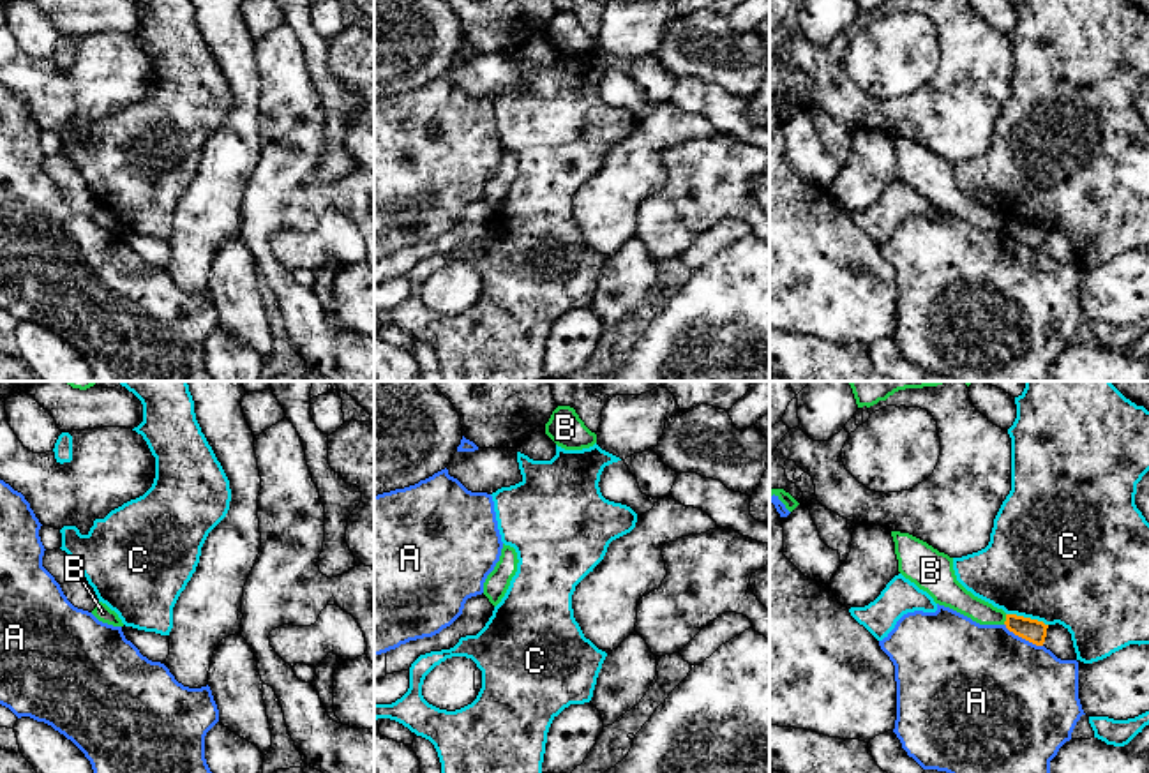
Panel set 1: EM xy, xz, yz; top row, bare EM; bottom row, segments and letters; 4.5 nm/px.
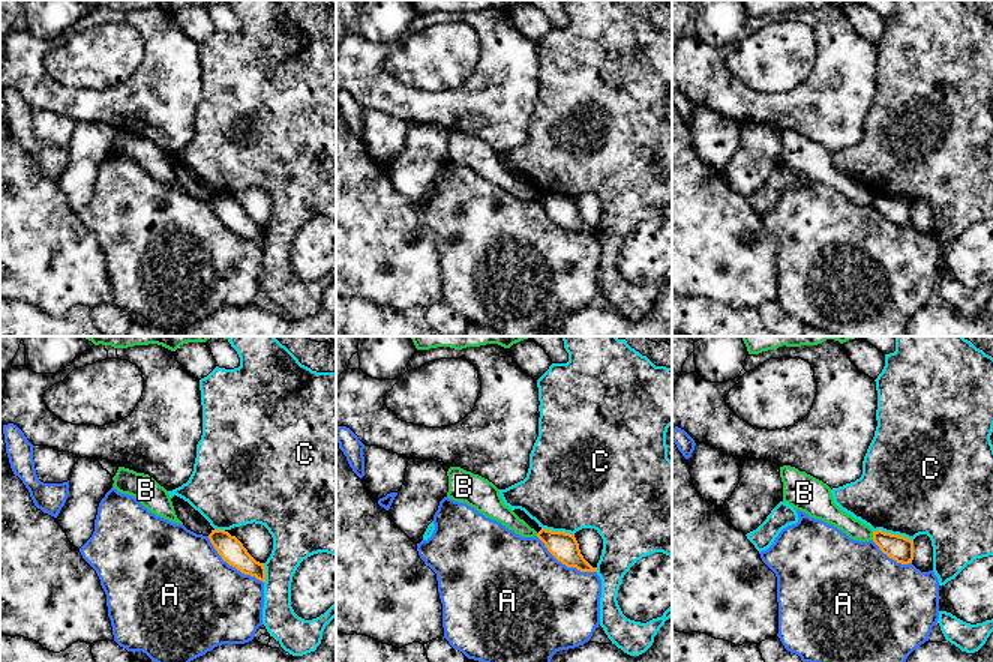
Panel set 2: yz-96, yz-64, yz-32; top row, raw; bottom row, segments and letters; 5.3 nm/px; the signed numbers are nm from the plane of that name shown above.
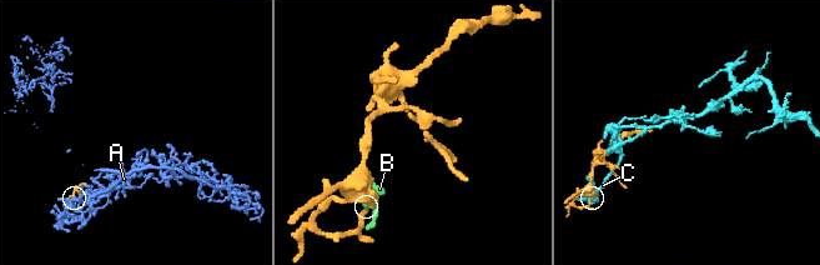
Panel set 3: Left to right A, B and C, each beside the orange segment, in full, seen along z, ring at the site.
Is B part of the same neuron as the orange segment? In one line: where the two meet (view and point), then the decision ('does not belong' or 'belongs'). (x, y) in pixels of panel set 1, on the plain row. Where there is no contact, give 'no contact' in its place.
meets orange in yz at (1006, 225); does not belong

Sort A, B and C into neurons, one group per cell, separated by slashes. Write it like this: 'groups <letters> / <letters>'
groups A / B / C

